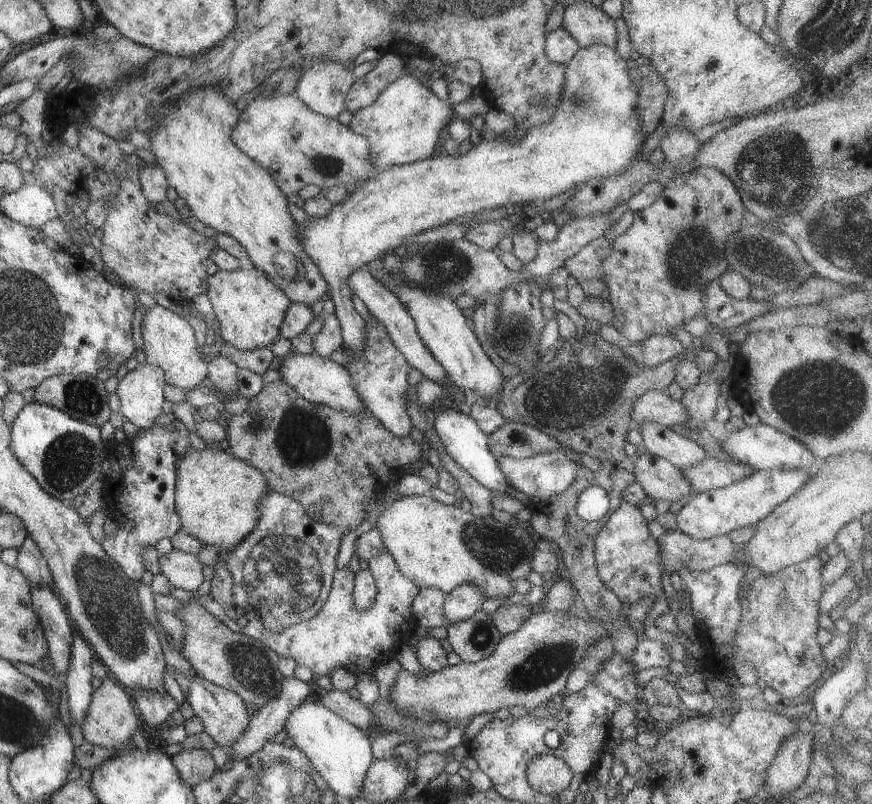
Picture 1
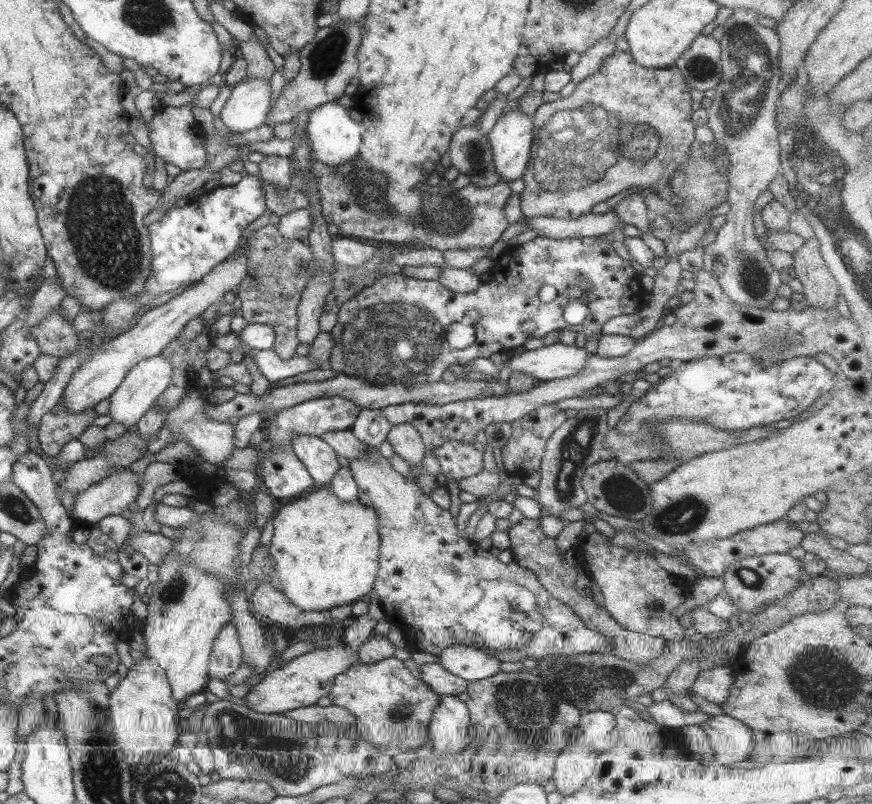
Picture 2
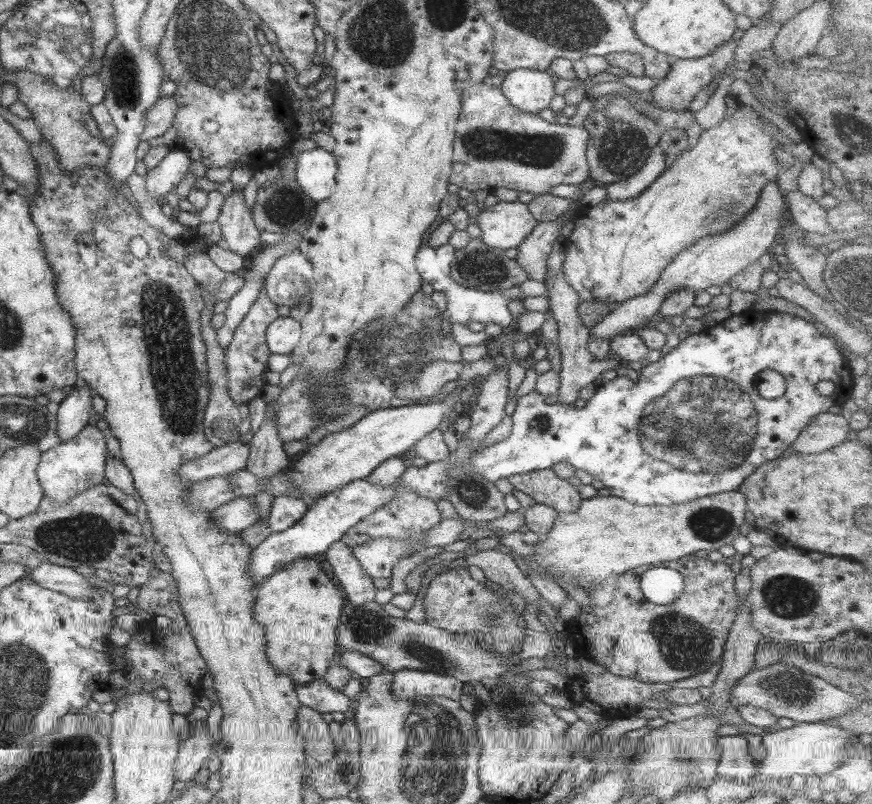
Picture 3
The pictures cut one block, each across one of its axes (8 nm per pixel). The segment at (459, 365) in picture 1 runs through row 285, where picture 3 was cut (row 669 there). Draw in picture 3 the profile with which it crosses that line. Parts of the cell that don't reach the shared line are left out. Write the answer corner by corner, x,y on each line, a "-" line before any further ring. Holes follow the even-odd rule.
404,669
393,673
390,692
398,700
441,696
458,702
462,684
449,676

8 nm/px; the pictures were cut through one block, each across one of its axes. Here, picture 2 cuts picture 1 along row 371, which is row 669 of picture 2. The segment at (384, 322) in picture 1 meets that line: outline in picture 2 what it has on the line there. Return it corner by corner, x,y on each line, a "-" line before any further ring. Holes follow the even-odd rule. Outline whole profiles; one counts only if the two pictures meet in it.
421,664
420,680
436,695
456,696
466,691
466,684
459,677
449,675
439,664

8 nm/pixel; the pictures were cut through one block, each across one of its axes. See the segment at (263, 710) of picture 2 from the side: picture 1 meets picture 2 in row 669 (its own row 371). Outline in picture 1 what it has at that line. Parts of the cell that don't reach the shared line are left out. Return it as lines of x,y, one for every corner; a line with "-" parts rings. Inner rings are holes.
311,353
309,355
294,354
294,356
287,354
283,358
279,366
273,370
280,374
279,379
287,384
298,397
313,405
321,404
349,415
364,414
365,406
354,390
351,376
344,367
327,357
323,359

